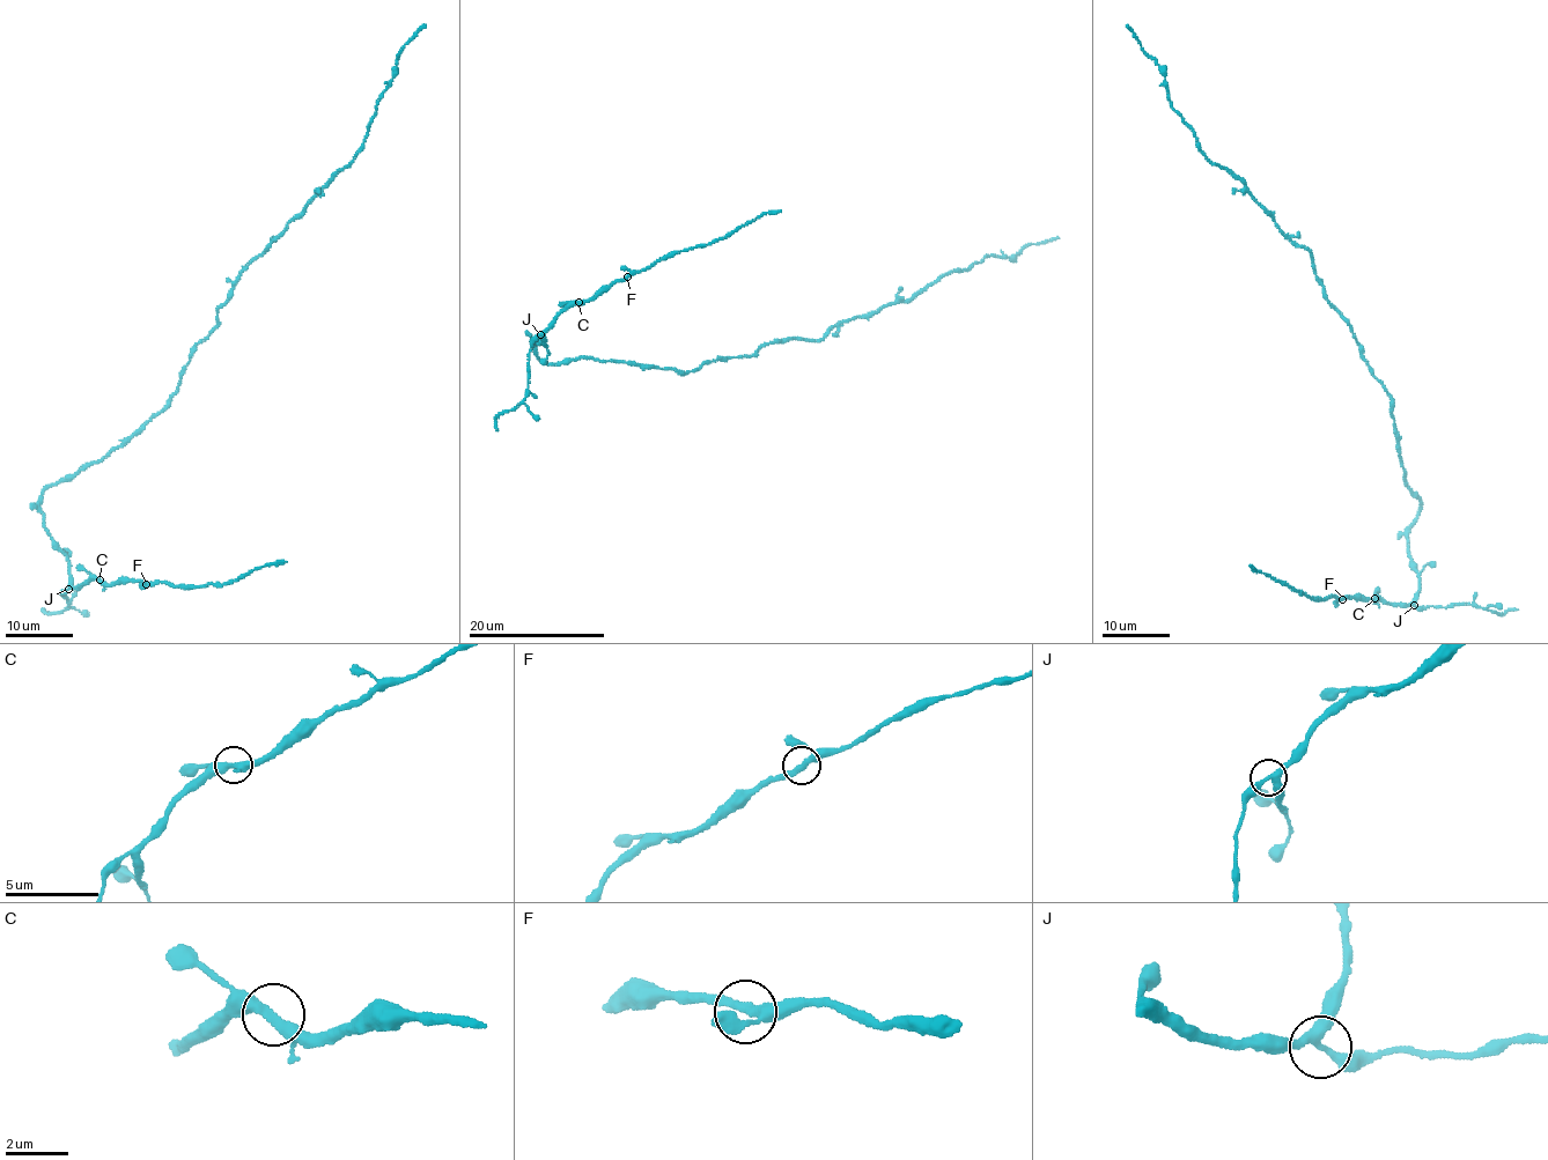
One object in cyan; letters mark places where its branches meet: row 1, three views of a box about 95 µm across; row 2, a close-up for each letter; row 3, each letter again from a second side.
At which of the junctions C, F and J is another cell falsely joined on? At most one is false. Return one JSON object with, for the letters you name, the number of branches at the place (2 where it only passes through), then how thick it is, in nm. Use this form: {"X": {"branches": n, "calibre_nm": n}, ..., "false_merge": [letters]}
{"false_merge": []}

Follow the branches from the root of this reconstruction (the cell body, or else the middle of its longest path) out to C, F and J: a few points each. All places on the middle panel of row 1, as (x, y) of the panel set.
C: (664, 369), (598, 359), (545, 363), (535, 353), (531, 338), (545, 345), (542, 337), (548, 325), (579, 302)
F: (664, 369), (577, 357), (548, 363), (535, 353), (531, 338), (545, 345), (542, 337), (560, 312), (627, 276)
J: (664, 369), (598, 359), (545, 363), (535, 353), (531, 338), (545, 345), (540, 333)

